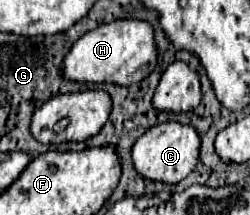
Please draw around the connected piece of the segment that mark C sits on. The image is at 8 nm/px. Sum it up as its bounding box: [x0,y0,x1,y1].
[132,120,200,184]

